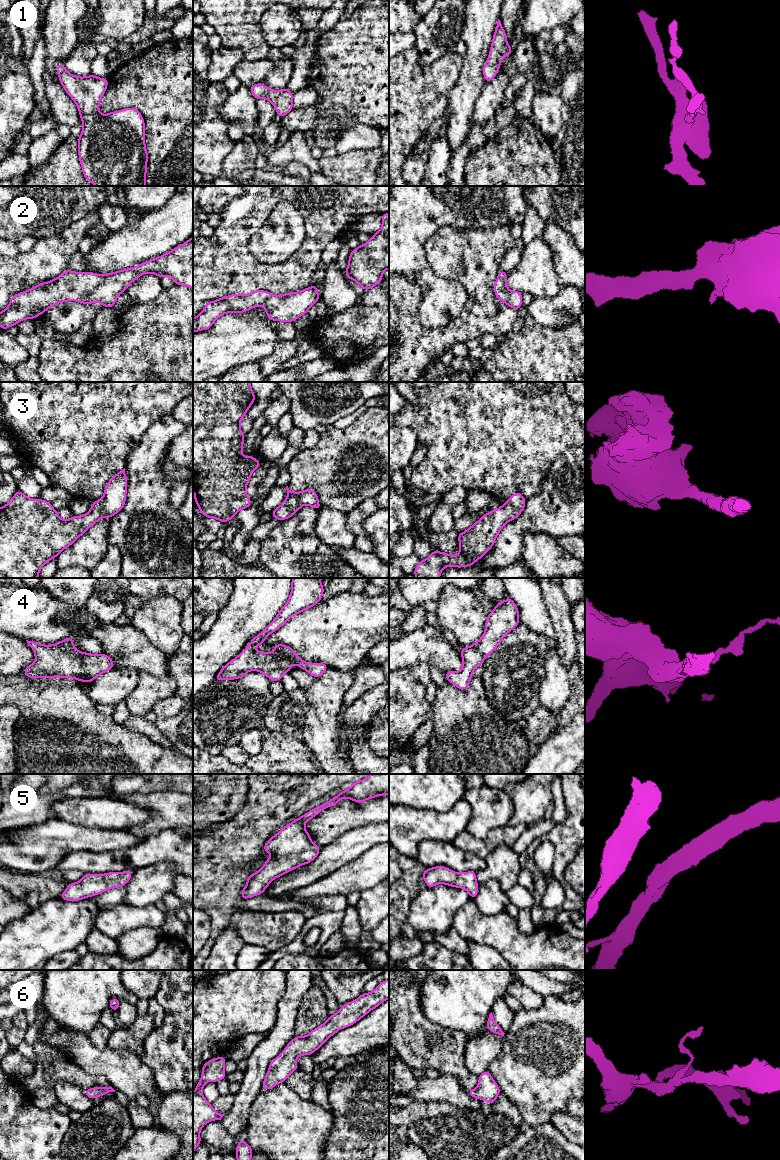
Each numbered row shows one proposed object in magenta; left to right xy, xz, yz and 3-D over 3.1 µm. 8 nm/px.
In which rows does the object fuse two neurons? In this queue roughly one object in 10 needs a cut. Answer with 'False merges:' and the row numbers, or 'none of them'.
False merges: none of them

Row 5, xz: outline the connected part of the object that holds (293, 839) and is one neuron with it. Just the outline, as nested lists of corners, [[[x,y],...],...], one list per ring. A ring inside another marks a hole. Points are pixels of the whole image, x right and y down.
[[[371,774],[365,779],[355,781],[350,788],[284,826],[266,842],[263,851],[272,855],[257,872],[248,876],[240,899],[262,894],[274,879],[310,863],[318,856],[321,848],[312,842],[305,829],[308,820],[324,809],[337,805],[340,799],[349,798],[356,803],[362,803],[388,794],[389,774]]]

